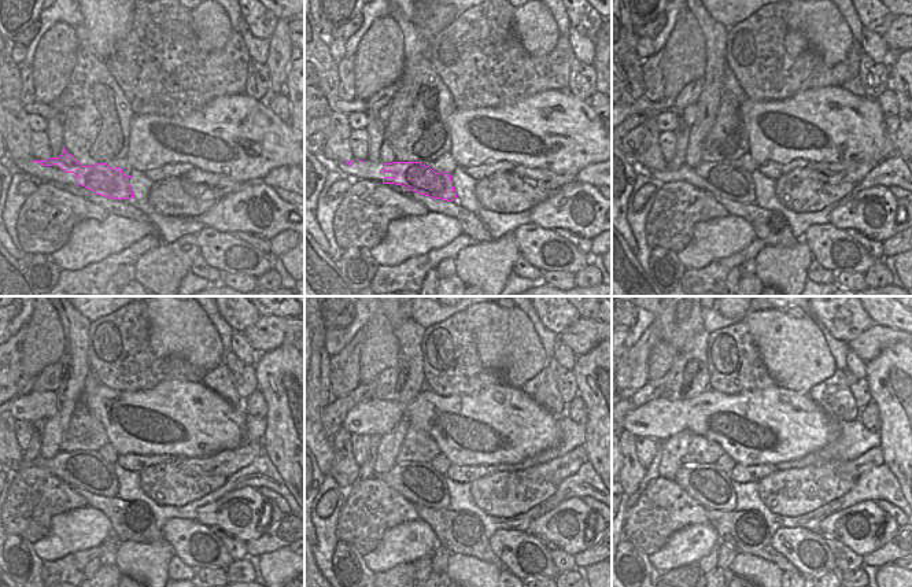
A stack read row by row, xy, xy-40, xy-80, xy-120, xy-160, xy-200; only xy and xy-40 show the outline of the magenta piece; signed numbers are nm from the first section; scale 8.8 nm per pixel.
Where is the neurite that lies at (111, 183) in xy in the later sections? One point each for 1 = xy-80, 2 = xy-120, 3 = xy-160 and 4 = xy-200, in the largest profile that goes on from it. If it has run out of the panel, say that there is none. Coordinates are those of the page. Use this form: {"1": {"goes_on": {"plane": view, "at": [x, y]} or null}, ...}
{"1": {"goes_on": {"plane": "xy-80", "at": [724, 177]}}, "2": {"goes_on": {"plane": "xy-120", "at": [110, 486]}}, "3": {"goes_on": {"plane": "xy-160", "at": [418, 490]}}, "4": {"goes_on": {"plane": "xy-200", "at": [724, 498]}}}

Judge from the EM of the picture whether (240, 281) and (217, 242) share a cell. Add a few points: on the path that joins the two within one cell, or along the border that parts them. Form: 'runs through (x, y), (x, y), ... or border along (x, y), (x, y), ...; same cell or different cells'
border along (228, 272), (259, 280); different cells

